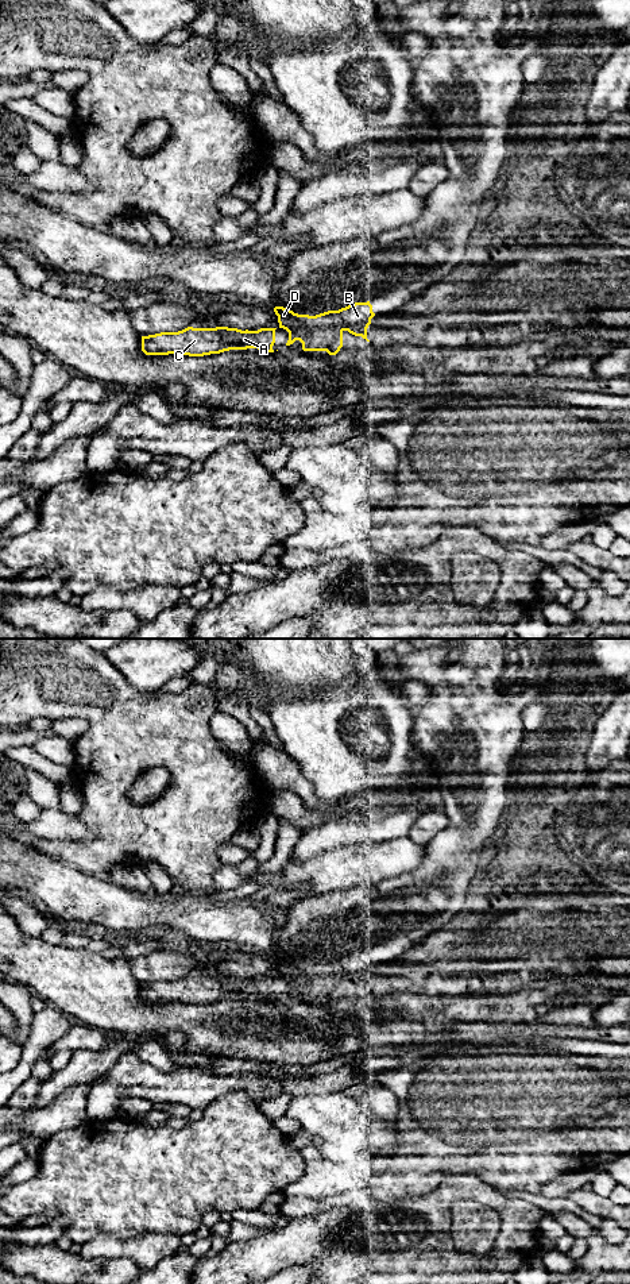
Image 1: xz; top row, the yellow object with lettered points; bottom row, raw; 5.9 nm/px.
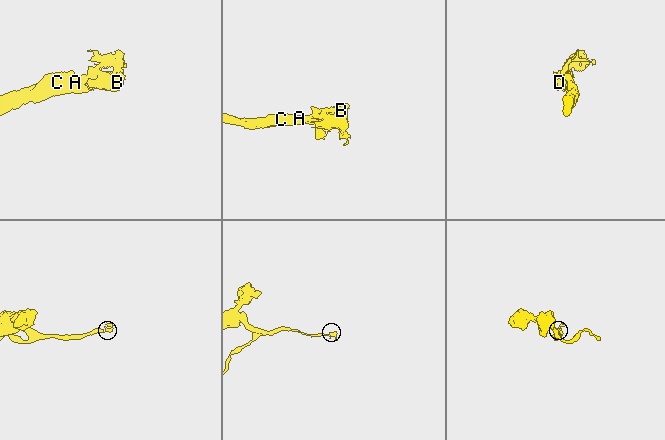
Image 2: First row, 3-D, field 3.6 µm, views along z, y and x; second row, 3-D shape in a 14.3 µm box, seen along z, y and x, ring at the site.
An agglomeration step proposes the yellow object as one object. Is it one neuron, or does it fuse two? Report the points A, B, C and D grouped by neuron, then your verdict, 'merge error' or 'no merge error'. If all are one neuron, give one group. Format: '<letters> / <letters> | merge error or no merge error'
A B C D | no merge error

